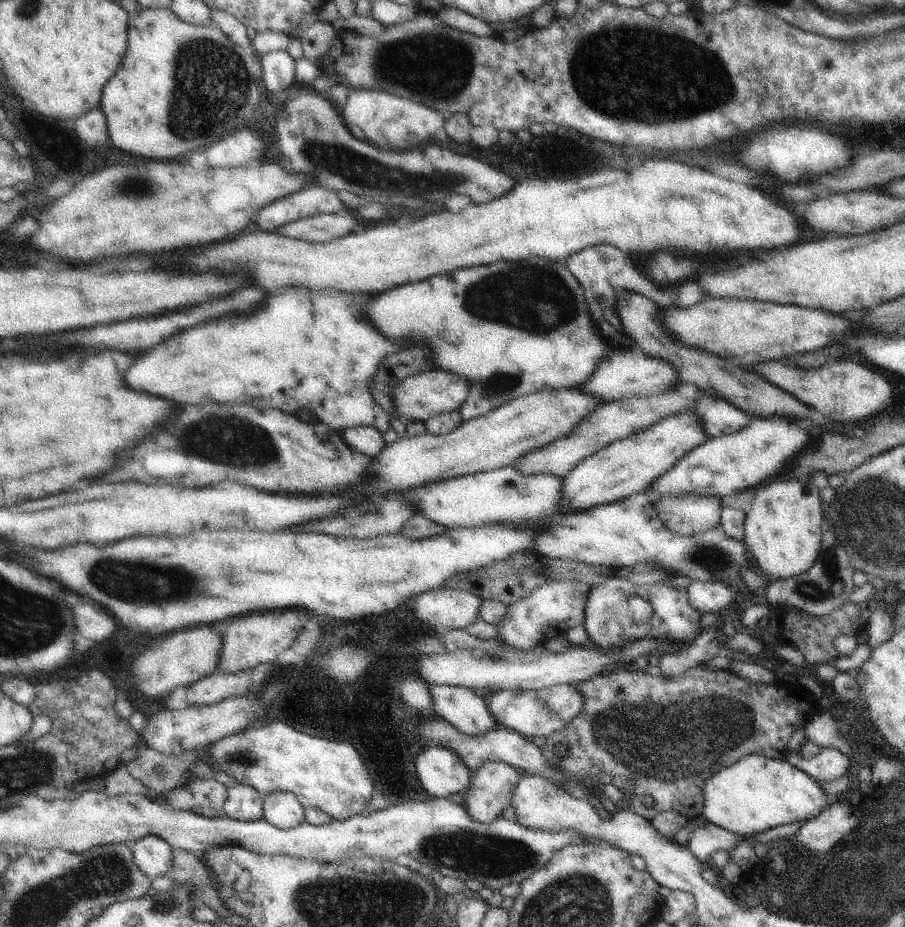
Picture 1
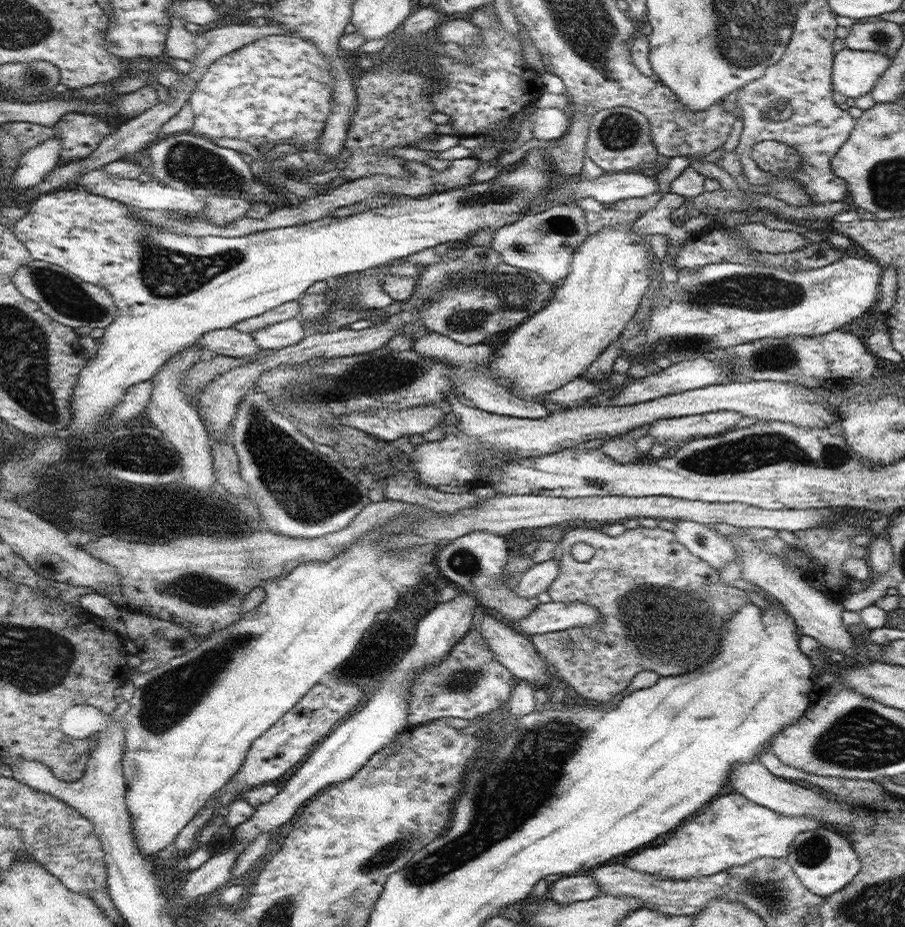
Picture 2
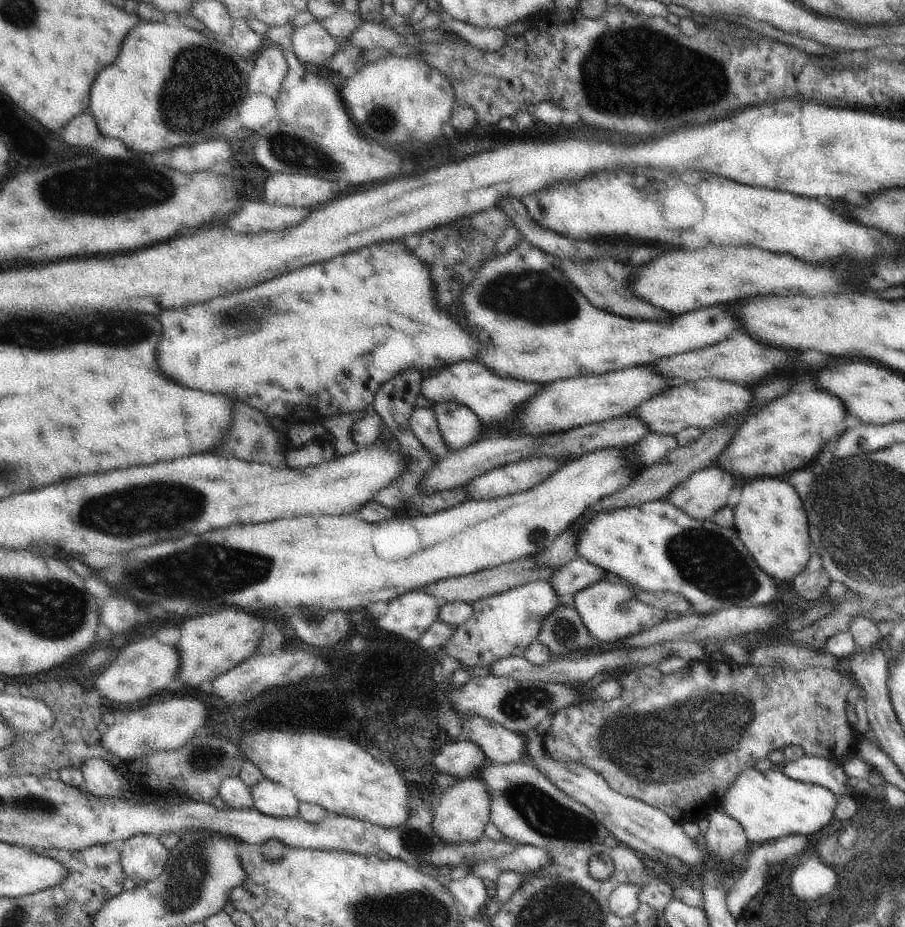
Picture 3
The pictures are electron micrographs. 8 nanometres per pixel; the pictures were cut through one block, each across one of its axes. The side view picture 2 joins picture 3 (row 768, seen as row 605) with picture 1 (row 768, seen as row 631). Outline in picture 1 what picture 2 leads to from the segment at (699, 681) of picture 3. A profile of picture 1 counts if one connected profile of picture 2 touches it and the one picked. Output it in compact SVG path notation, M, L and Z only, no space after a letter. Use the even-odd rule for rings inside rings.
M635 669L632 672L628 671L618 671L612 672L612 674L602 675L596 674L594 678L590 680L584 680L583 682L578 682L575 684L576 688L580 690L580 694L585 697L584 706L582 710L575 715L574 720L565 726L562 730L551 734L547 737L546 743L542 748L544 756L551 758L552 760L556 759L554 754L554 748L558 744L564 744L568 748L568 754L564 754L562 758L557 759L555 764L556 770L563 772L570 772L570 776L578 776L586 778L586 776L600 776L600 774L606 774L608 776L624 776L631 780L633 785L633 794L632 796L640 796L640 816L643 816L645 819L651 821L658 814L668 811L676 811L686 816L686 818L693 819L696 818L702 812L702 788L704 784L710 780L715 774L718 774L720 770L724 767L730 766L735 762L738 762L739 759L744 758L750 754L762 754L762 756L767 756L771 759L782 759L787 748L788 741L792 738L795 730L798 730L800 726L805 726L808 720L818 712L815 709L815 704L818 700L814 700L813 697L807 693L798 681L791 682L790 684L778 683L778 684L750 684L748 680L742 680L740 676L732 674L729 669L722 670L718 669L717 671L711 671L710 669L691 669L688 672L684 672L682 676L678 678L671 678L670 680L660 677L652 677L646 675L645 672L636 671ZM649 796L653 800L653 804L646 806L643 803L644 797Z

